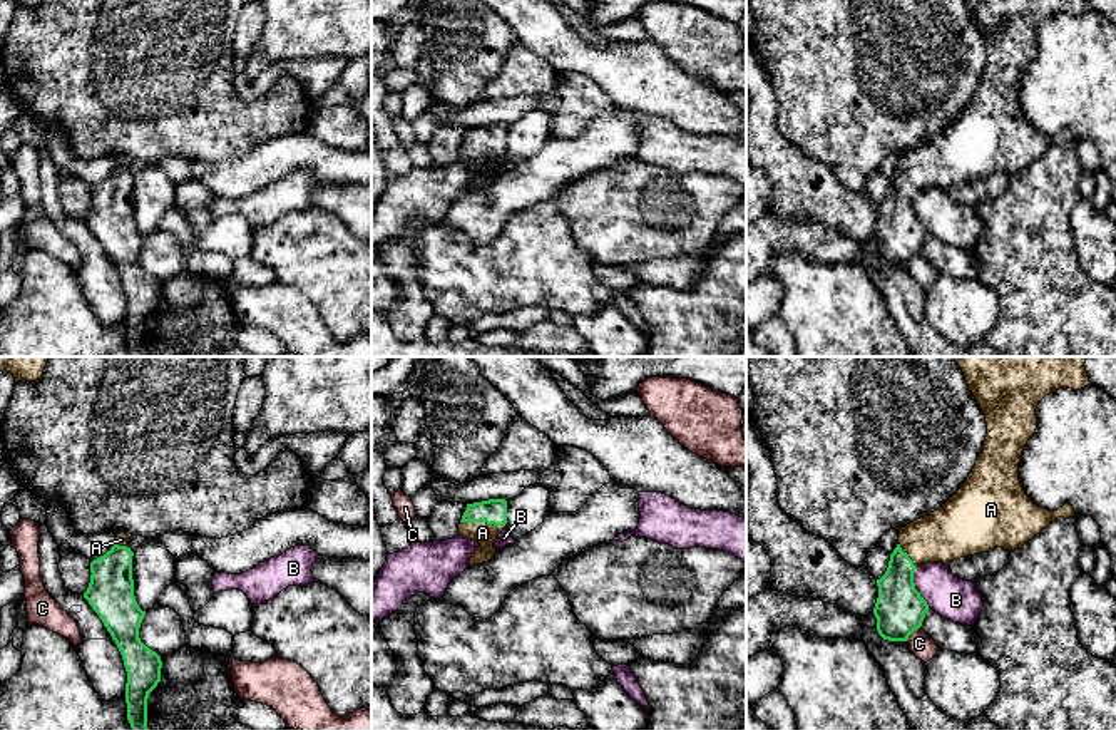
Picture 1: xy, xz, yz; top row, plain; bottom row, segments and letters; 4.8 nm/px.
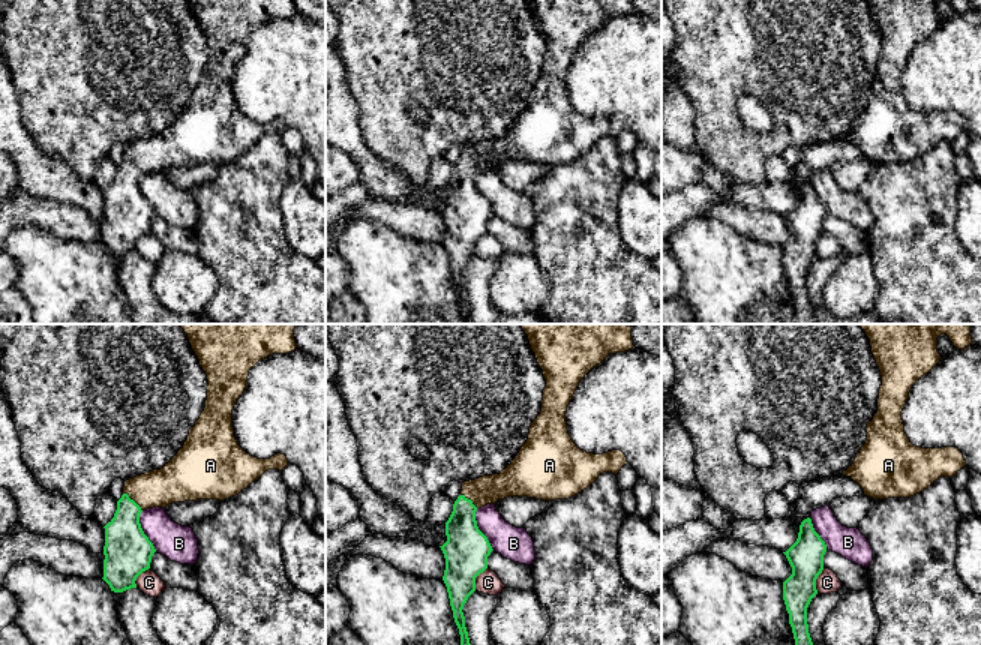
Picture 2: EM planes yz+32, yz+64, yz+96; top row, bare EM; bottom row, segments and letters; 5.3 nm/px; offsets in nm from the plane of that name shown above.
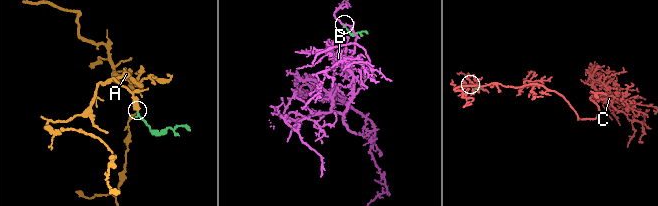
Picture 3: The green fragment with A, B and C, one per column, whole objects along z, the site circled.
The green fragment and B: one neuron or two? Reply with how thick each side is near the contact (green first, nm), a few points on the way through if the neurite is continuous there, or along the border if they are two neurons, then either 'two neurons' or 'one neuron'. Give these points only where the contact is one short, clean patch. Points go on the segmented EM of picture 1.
240 nm thick on the green side, 200 nm on the other; border along yz (916, 568), (914, 588), (929, 606); two neurons

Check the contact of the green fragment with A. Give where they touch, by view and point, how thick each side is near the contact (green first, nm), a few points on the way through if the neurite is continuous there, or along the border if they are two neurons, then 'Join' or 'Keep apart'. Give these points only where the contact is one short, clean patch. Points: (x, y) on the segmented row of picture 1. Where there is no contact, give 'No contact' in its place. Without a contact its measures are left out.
Touches green at xz (482, 521). Thickness 130 nm (green) against 110 nm. Path across: xz (494, 511), (482, 521), (482, 533). Join

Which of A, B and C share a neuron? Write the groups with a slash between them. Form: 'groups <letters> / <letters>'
groups A / B / C

